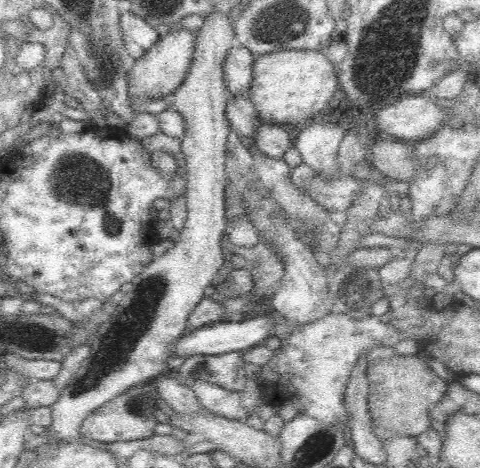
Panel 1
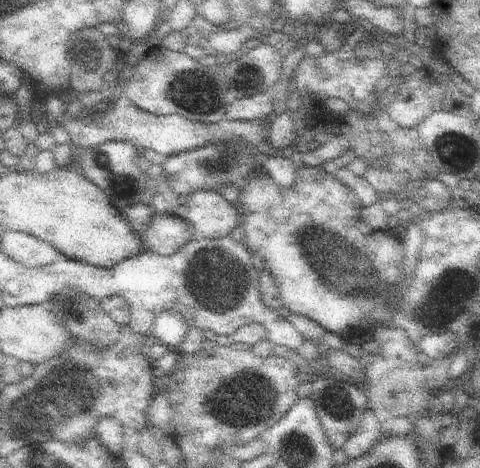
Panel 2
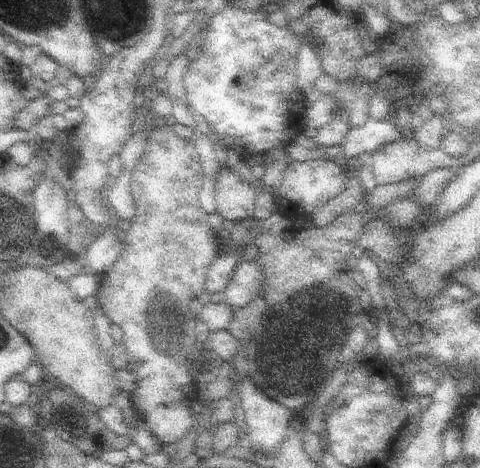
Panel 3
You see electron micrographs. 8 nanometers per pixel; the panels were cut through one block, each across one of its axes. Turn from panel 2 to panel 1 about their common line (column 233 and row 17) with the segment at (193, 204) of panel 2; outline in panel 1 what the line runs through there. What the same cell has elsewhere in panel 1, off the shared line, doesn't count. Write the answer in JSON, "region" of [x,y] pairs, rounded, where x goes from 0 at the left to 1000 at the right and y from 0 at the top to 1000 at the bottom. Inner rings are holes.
{"region":[[[442,30],[413,64],[408,115],[400,145],[375,188],[354,205],[354,231],[379,244],[388,265],[379,291],[379,333],[388,338],[388,479],[363,504],[367,526],[342,547],[321,551],[283,598],[275,620],[242,654],[233,679],[208,697],[188,735],[188,761],[171,774],[167,791],[138,821],[125,850],[108,868],[108,906],[88,919],[104,949],[138,949],[171,936],[167,910],[175,893],[192,889],[200,872],[217,872],[267,829],[304,816],[338,795],[350,795],[350,765],[375,718],[392,714],[392,679],[425,641],[425,620],[442,611],[450,585],[467,568],[463,504],[479,466],[471,440],[471,325],[479,269],[471,256],[471,222],[483,197],[471,188],[467,132],[488,103],[488,60],[479,30]]]}

